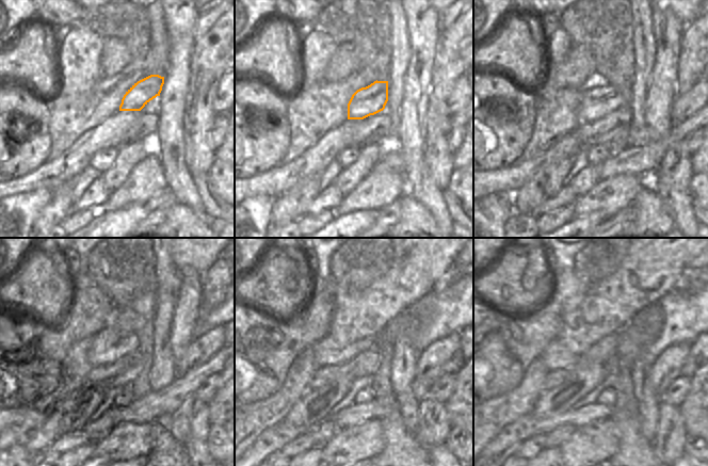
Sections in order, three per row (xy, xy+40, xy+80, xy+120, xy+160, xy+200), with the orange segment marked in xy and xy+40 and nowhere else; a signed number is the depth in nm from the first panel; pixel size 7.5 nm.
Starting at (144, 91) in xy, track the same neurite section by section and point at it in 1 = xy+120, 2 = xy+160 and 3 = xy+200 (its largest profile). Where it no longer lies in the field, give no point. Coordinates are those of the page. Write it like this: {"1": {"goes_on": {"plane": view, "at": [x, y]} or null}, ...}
{"1": {"goes_on": {"plane": "xy+120", "at": [113, 341]}}, "2": {"goes_on": {"plane": "xy+160", "at": [357, 338]}}, "3": {"goes_on": {"plane": "xy+200", "at": [564, 352]}}}

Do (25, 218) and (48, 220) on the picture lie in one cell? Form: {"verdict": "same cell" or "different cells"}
{"verdict": "different cells"}

